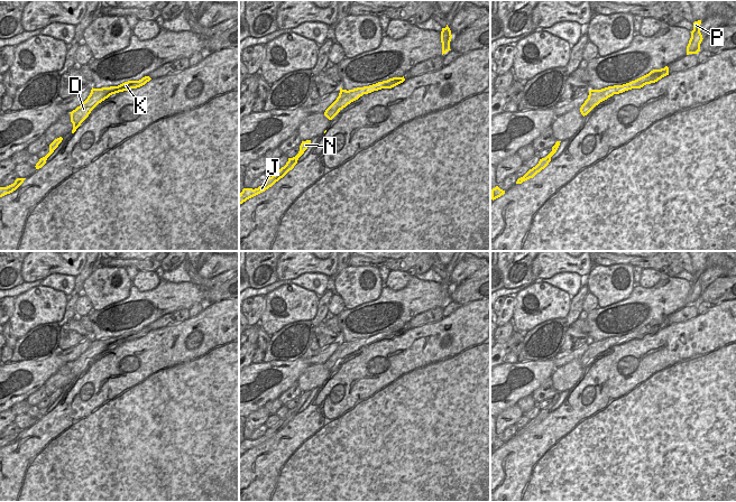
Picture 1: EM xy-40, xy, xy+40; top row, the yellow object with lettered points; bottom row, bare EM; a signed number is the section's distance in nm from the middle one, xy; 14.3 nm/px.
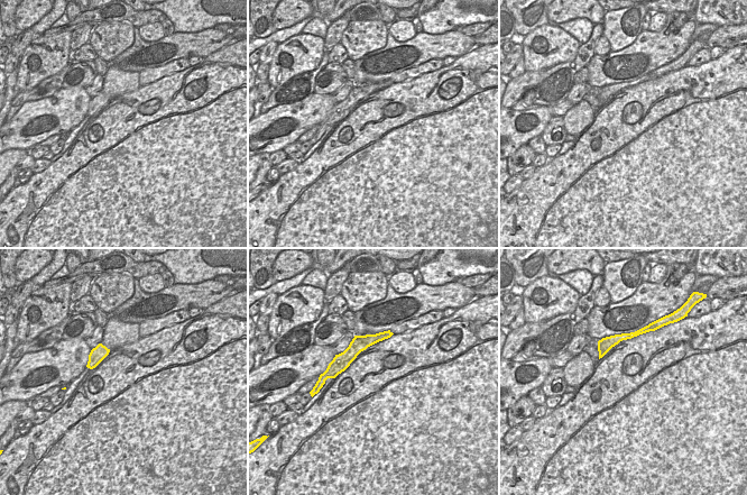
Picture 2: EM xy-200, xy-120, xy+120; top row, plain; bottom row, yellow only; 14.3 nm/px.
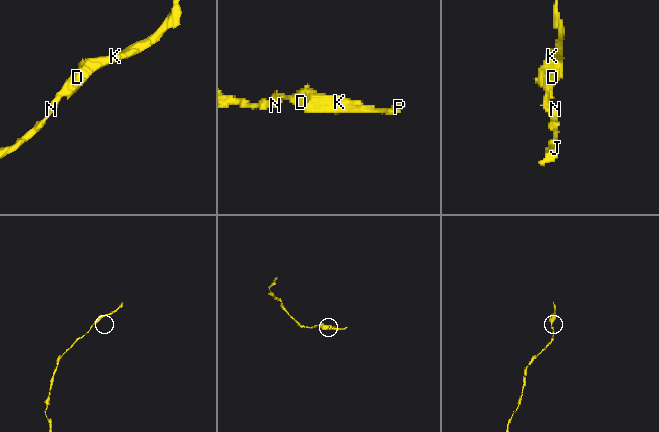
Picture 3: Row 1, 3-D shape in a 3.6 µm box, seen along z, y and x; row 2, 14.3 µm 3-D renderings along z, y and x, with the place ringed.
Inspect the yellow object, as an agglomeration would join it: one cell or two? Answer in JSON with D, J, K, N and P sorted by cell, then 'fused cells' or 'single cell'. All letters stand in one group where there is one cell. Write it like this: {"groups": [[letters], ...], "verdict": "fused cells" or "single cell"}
{"groups": [["D", "J", "K", "N", "P"]], "verdict": "single cell"}

